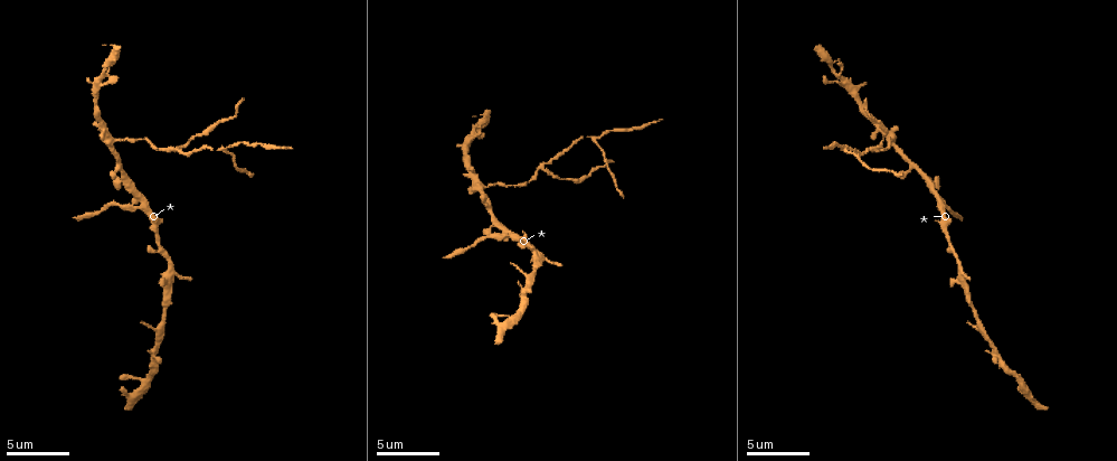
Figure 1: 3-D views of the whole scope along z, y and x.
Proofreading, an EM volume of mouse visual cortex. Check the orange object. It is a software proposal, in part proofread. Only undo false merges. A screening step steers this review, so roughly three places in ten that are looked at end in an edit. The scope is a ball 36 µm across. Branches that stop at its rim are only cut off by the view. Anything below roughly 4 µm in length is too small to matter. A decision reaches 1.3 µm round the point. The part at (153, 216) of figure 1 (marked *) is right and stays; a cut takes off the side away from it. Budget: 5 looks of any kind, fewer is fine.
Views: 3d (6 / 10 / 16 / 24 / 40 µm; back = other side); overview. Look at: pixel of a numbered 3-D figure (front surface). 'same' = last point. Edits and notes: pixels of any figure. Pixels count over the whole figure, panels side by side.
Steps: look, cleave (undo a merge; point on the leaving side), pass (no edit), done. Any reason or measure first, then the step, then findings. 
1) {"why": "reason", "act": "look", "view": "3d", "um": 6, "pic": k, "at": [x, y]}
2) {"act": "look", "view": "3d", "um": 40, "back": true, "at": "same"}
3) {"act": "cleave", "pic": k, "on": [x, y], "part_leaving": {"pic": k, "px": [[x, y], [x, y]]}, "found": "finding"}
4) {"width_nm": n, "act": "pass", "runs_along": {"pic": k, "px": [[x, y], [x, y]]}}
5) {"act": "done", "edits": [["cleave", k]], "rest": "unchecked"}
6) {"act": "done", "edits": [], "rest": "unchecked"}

{"why": "two arms in line, one across", "act": "look", "view": "3d", "um": 6, "pic": 1, "at": [134, 200]}

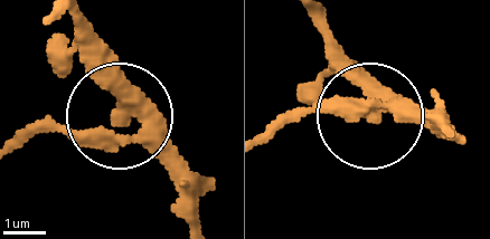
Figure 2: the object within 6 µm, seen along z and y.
{"width_nm": 350, "act": "cleave", "pic": 2, "on": [64, 131], "part_leaving": {"pic": 2, "px": [[128, 139], [45, 127], [13, 139]]}, "found": "two neurons meet here"}

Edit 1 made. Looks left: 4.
{"why": "branch point", "act": "look", "view": "3d", "um": 16, "pic": 1, "at": [486, 188]}

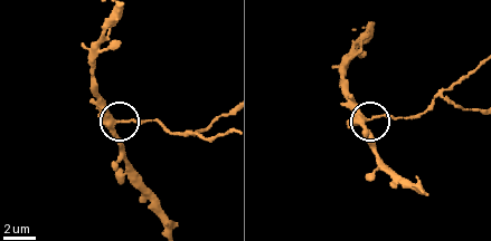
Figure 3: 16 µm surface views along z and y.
{"why": "closer look", "act": "look", "view": "3d", "um": 6, "pic": 3, "at": [367, 121]}

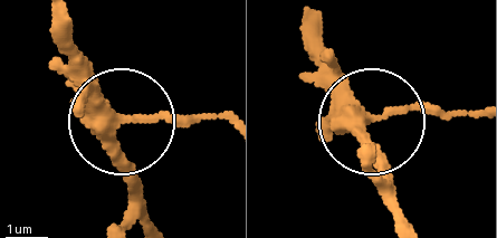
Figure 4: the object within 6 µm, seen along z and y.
{"width_nm": 340, "act": "cleave", "pic": 4, "on": [166, 121], "part_leaving": {"pic": 4, "px": [[98, 113], [222, 113]]}, "found": "a second neuron is stuck on"}

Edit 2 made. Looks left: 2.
{"act": "look", "view": "overview"}

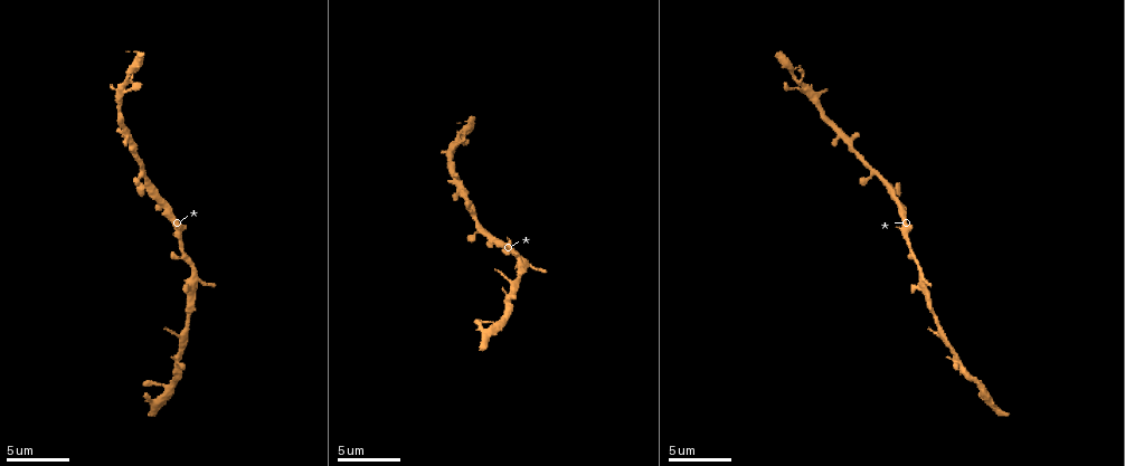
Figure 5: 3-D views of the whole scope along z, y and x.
{"why": "calibre changes", "act": "look", "view": "3d", "um": 10, "pic": 5, "at": [121, 104]}

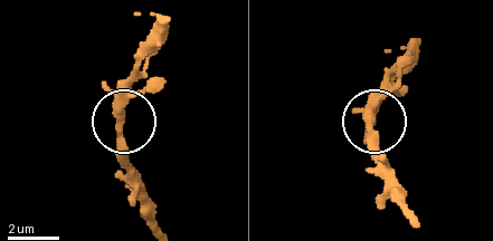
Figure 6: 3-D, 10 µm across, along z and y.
{"width_nm": 300, "act": "pass", "runs_along": {"pic": 6, "px": [[157, 223], [140, 172], [123, 146], [123, 88], [133, 71]]}, "found": "all the same neuron"}

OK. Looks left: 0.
{"act": "done", "edits": [["cleave", 2], ["cleave", 4]], "rest": "unchecked"}

